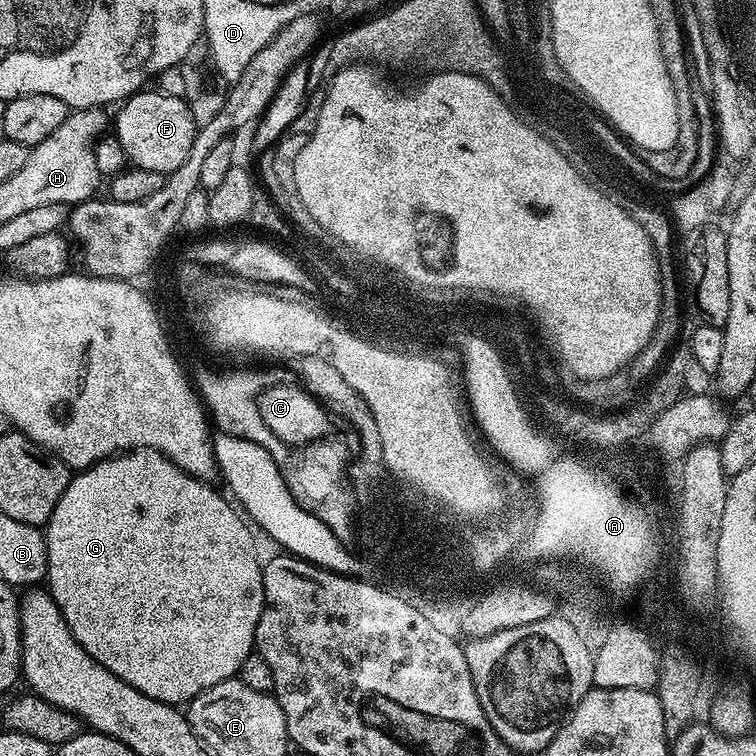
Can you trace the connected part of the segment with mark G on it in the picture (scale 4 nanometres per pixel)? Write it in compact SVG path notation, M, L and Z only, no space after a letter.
M138 448L127 454L117 454L109 459L99 460L92 467L77 471L69 479L62 498L58 498L58 506L54 506L54 514L50 514L46 525L48 538L46 588L62 610L82 650L86 650L90 658L106 666L110 674L134 686L134 690L158 702L166 702L173 706L187 705L188 701L193 700L198 694L210 690L210 686L218 686L218 682L231 680L239 673L242 662L246 662L246 658L254 650L258 618L264 609L262 586L264 570L261 557L256 557L256 540L252 537L251 530L244 525L245 517L236 508L237 513L228 505L229 497L219 496L212 487L211 483L196 480L187 472L183 472L161 452Z

